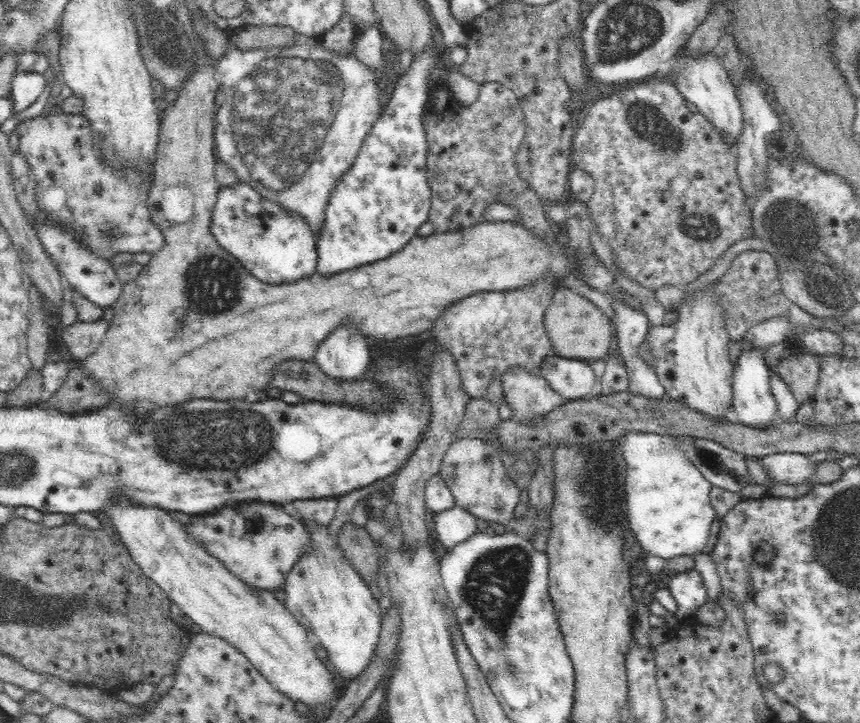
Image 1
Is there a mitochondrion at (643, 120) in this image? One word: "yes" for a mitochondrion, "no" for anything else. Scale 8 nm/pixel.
yes

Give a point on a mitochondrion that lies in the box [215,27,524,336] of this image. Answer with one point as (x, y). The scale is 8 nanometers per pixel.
(284, 108)

